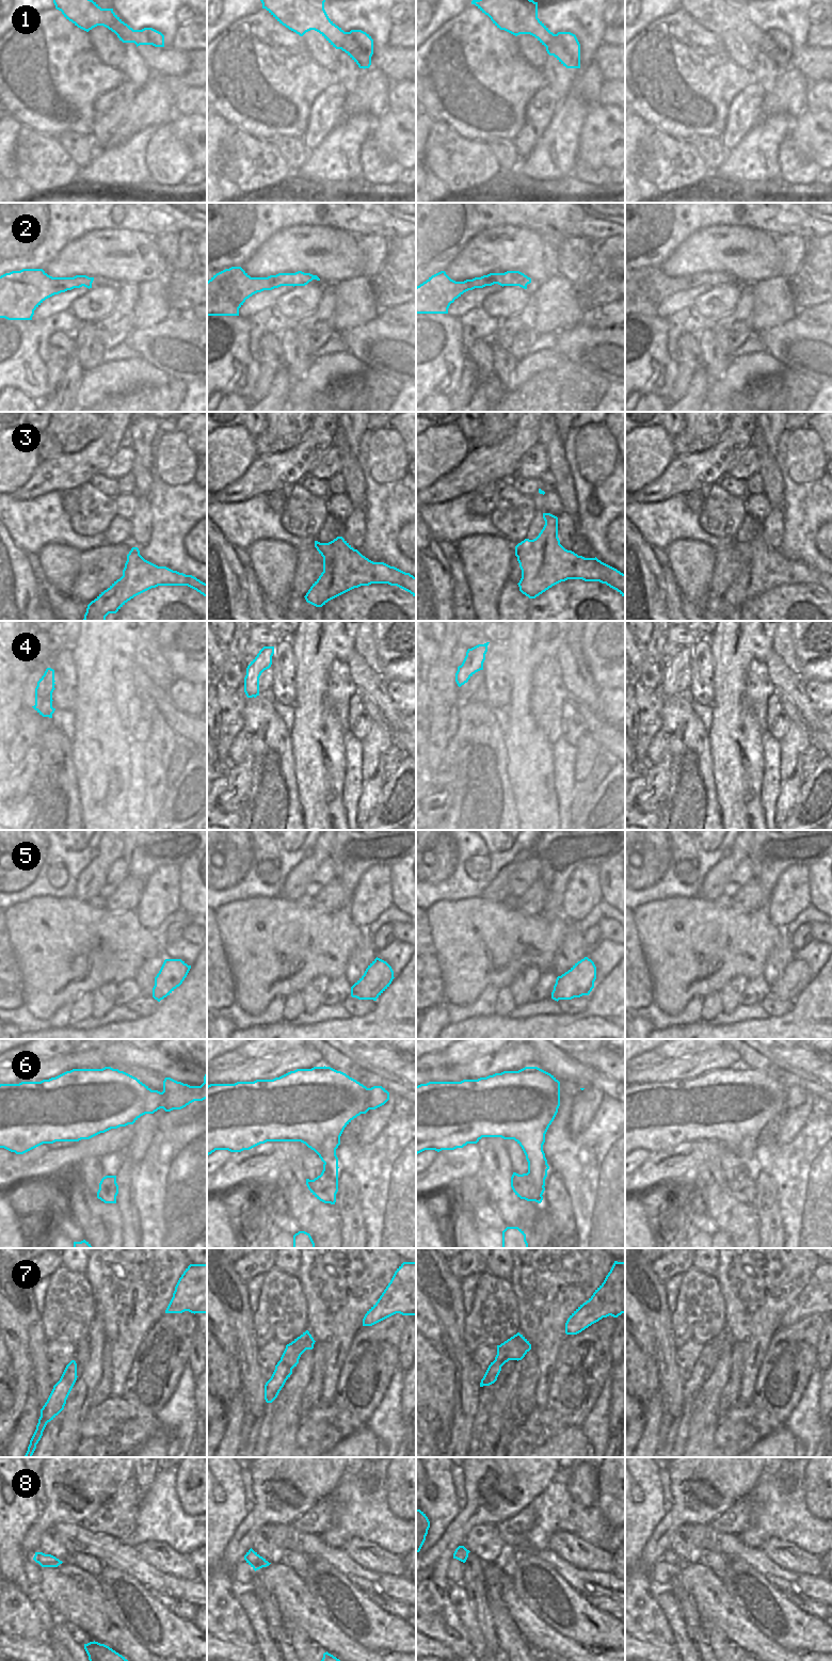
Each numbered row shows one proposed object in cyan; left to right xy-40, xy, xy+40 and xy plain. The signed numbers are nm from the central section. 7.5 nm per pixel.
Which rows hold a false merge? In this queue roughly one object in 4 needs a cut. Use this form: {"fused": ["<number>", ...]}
{"fused": ["1", "6"]}

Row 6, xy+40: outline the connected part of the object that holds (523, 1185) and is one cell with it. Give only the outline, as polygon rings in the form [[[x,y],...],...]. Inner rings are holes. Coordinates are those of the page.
[[[529,1171],[523,1175],[513,1172],[511,1177],[511,1187],[515,1195],[521,1199],[535,1201],[538,1203],[541,1203],[543,1200],[543,1196],[539,1197],[538,1199],[534,1198],[534,1183]]]

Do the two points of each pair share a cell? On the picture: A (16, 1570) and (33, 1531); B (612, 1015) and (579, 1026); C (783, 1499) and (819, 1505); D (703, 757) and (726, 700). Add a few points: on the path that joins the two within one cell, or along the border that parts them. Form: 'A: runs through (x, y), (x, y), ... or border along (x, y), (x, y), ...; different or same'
A: border along (29, 1528), (22, 1540), (22, 1550), (28, 1556); different
B: runs through (604, 1023), (601, 1026), (588, 1026); same
C: border along (802, 1478), (804, 1503), (808, 1510), (820, 1519); different
D: border along (708, 730), (712, 768); different

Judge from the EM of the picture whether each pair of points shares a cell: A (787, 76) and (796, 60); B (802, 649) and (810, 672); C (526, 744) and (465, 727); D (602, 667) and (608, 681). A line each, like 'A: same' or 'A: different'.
A: different
B: same
C: different
D: same

